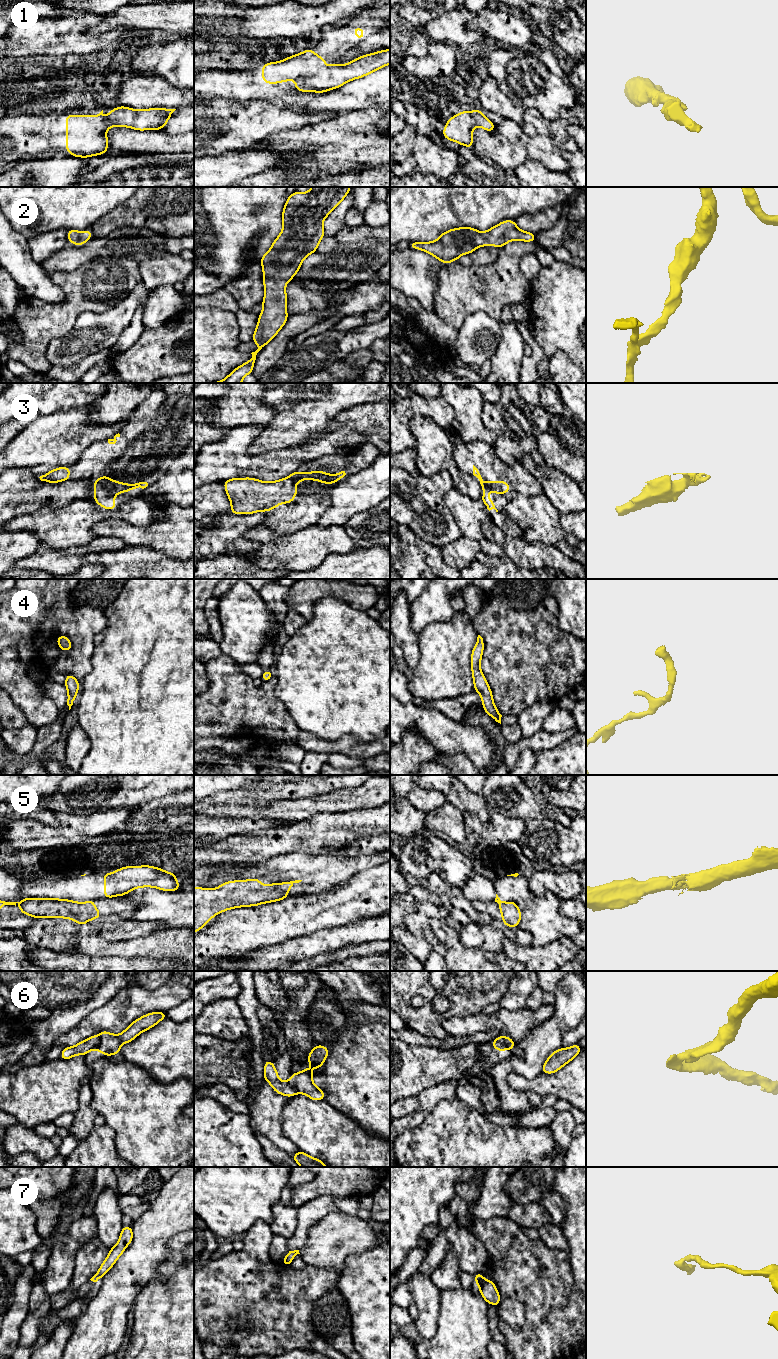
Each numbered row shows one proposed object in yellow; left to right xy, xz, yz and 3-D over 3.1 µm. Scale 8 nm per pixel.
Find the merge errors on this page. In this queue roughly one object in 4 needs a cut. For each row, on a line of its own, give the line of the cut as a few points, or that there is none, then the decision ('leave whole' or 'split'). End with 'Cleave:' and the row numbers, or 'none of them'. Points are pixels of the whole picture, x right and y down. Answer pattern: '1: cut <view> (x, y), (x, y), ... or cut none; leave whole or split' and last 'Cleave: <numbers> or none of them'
1: cut none; leave whole
2: cut none; leave whole
3: cut none; leave whole
4: cut none; leave whole
5: cut xz (281, 882), (272, 884); split
6: cut yz (503, 1037), (508, 1048); split
7: cut none; leave whole
Cleave: 5, 6

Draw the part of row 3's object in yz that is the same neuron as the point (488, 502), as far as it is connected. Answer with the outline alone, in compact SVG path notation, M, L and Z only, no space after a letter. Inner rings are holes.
M473 465L473 475L476 476L481 484L482 490L484 494L480 497L480 499L484 502L487 509L490 511L495 509L496 512L498 510L495 508L495 505L491 498L487 496L489 490L491 489L495 494L506 494L510 491L510 485L506 481L487 481L484 482L478 469Z

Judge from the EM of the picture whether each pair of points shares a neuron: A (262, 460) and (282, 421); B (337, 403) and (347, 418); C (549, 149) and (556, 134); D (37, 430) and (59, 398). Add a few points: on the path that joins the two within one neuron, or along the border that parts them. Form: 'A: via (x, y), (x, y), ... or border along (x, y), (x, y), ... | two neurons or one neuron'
A: border along (289, 446), (258, 454), (246, 453) | two neurons
B: border along (364, 404), (358, 404), (340, 412), (325, 427) | two neurons
C: border along (550, 137), (552, 142), (562, 152) | two neurons
D: border along (71, 408), (57, 410), (41, 416) | two neurons

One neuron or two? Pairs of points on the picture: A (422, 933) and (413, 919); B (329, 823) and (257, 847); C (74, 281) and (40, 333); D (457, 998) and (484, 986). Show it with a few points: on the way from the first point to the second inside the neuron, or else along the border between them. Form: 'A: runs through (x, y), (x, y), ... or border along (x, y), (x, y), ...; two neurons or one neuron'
A: runs through (422, 930), (416, 922); one neuron
B: runs through (311, 835), (297, 835), (294, 838), (275, 842); one neuron
C: runs through (74, 294), (74, 299), (53, 320); one neuron
D: runs through (464, 991), (472, 986), (477, 986); one neuron

